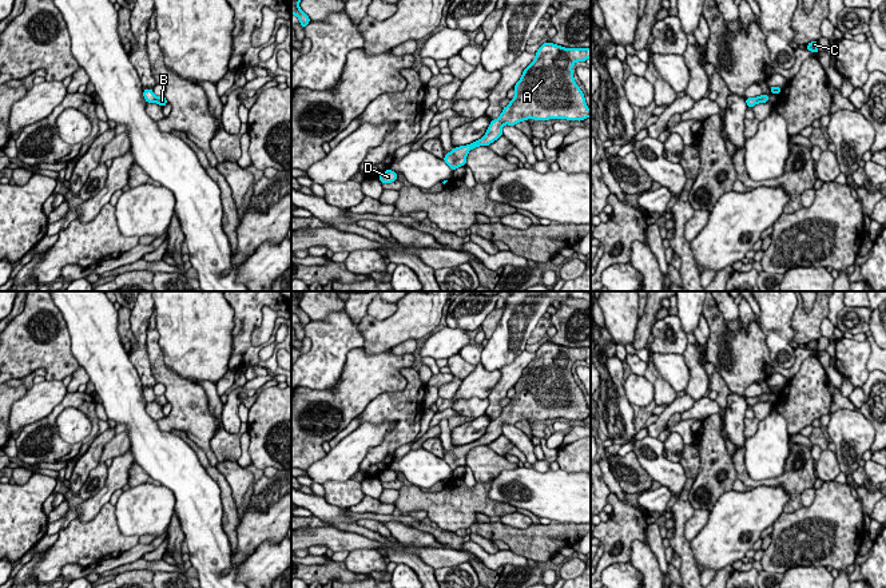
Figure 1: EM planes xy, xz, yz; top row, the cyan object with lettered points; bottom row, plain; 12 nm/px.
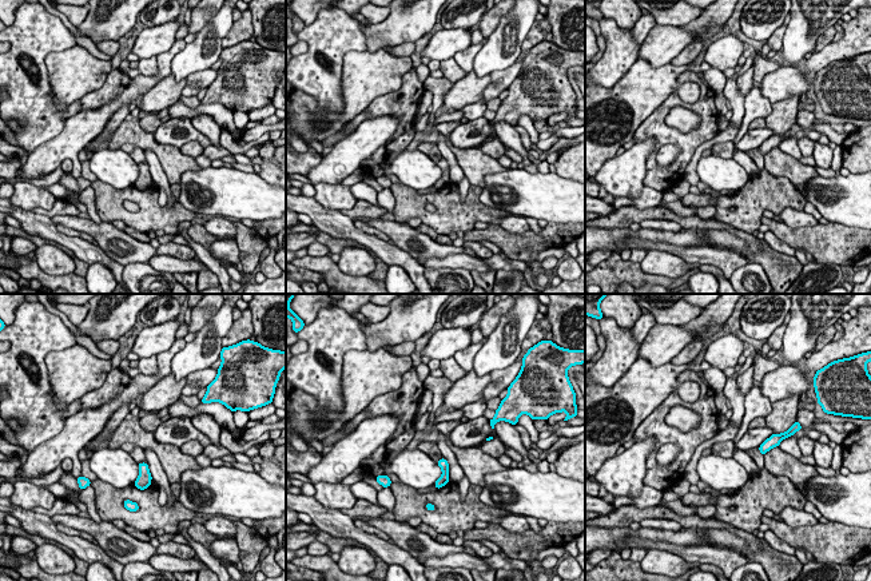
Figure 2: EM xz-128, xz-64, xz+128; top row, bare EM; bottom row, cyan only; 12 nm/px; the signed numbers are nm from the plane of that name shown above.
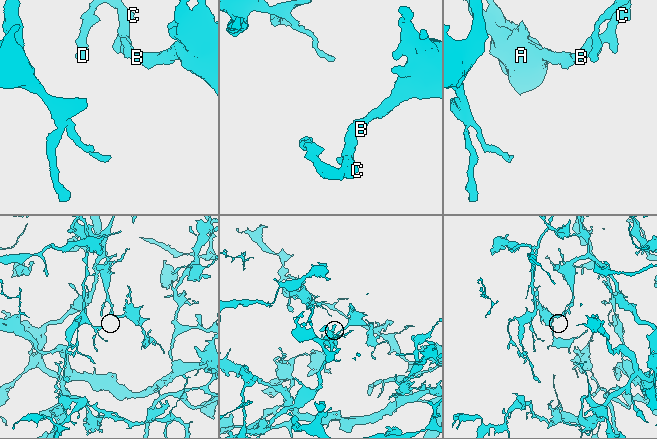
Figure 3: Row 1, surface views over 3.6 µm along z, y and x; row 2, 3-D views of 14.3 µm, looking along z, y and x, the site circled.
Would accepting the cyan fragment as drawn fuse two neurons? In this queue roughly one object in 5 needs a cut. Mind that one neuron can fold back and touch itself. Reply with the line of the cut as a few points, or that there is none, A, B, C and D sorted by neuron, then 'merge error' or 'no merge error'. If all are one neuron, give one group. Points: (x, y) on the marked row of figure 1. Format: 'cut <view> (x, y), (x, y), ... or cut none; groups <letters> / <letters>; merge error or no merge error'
cut none; groups A B C D; no merge error

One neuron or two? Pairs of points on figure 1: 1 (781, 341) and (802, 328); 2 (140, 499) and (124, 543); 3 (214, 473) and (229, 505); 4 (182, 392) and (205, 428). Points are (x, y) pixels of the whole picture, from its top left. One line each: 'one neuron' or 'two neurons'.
1: two neurons
2: two neurons
3: one neuron
4: one neuron

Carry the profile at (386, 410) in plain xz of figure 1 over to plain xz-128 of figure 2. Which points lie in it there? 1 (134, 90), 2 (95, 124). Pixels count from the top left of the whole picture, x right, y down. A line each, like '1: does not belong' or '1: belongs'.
1: does not belong
2: does not belong

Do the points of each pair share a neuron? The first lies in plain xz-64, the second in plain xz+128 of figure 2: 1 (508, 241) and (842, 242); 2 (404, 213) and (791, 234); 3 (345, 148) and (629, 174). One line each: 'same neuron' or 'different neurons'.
1: same neuron
2: different neurons
3: same neuron

